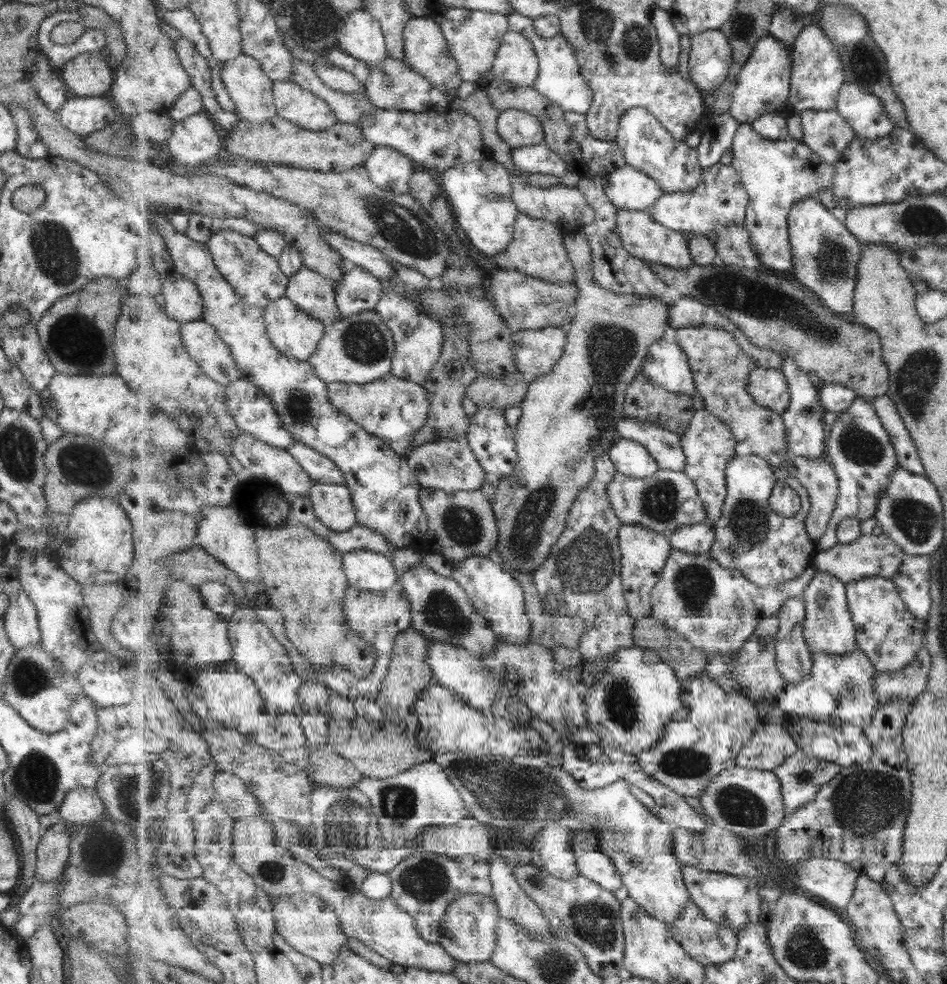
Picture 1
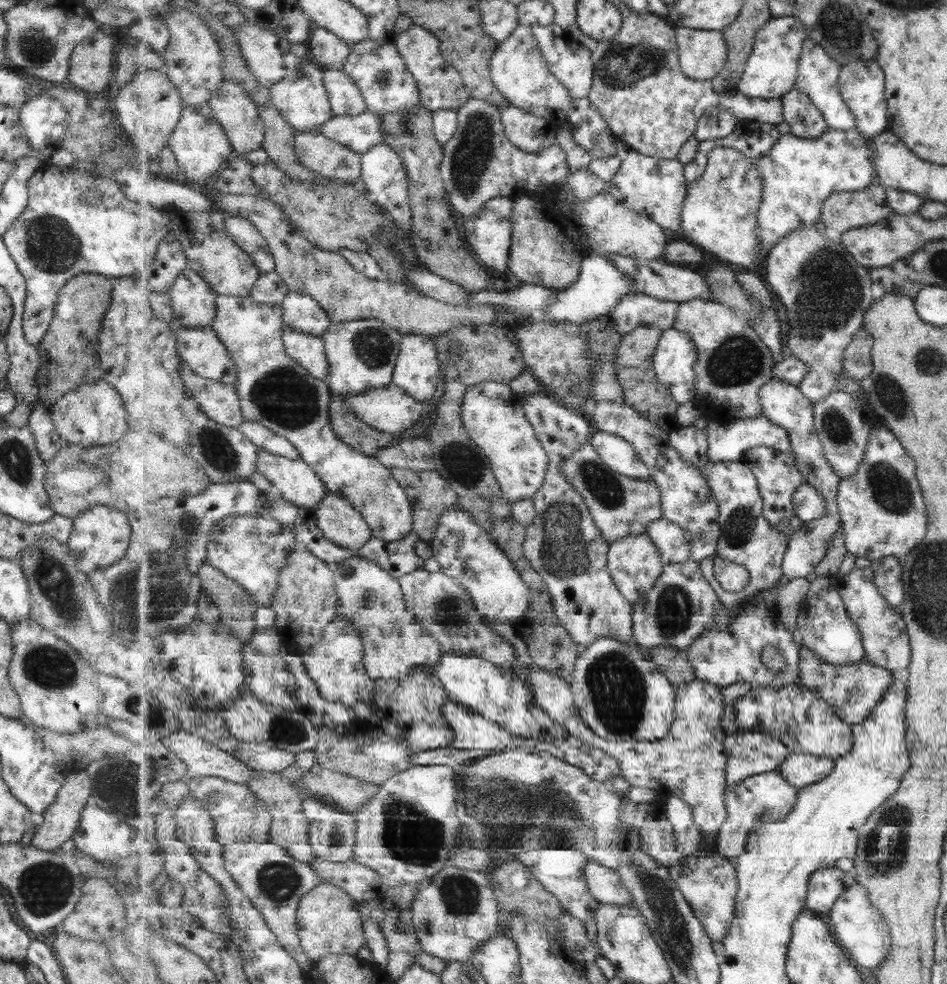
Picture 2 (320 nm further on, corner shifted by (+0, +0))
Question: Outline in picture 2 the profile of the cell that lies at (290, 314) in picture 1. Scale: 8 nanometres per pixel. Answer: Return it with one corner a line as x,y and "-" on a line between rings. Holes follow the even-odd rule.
284,324
283,340
288,355
293,360
306,368
311,376
327,382
330,368
322,337
301,333

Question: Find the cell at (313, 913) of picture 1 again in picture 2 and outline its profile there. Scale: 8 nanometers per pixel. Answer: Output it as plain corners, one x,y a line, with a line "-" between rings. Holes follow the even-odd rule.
322,883
301,897
297,920
301,946
313,962
329,954
356,955
367,943
364,931
365,918
359,910
359,903
344,889
330,883

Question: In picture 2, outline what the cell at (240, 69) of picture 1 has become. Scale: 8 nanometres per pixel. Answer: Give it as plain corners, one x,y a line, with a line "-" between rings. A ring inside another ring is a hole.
225,80
209,103
239,155
263,148
267,126
245,88

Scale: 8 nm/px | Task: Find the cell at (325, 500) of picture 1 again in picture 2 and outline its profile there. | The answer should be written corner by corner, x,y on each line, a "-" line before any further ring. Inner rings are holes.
329,492
314,510
314,520
331,542
348,550
359,551
374,537
354,504
334,492

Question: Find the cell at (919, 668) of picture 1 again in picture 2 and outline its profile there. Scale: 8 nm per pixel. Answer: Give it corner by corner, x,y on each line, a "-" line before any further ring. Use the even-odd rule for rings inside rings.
807,645
800,648
800,657
801,684
832,704
841,720
849,724
865,722
867,717
876,709
877,704
881,702
885,691
895,680
893,671
871,664
867,660
845,667
829,664
822,661
821,657

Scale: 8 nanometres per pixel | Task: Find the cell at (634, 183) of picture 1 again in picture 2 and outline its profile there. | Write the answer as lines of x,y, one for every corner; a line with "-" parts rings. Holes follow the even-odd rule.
630,150
623,158
619,172
608,184
608,192
616,196
627,208
650,217
673,233
682,230
682,210
688,198
688,180
685,164
679,158
667,160

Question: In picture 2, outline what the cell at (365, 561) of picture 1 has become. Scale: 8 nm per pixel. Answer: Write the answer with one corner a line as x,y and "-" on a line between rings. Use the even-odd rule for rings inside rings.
359,556
336,564
334,571
336,572
338,614
342,614
349,624
359,629
364,646
364,665
368,675
373,679
399,679
407,678
409,674
419,671
420,668
433,671
438,661
444,657
444,649
435,637
425,631
422,624
418,622
417,615
409,612
400,579
378,564

